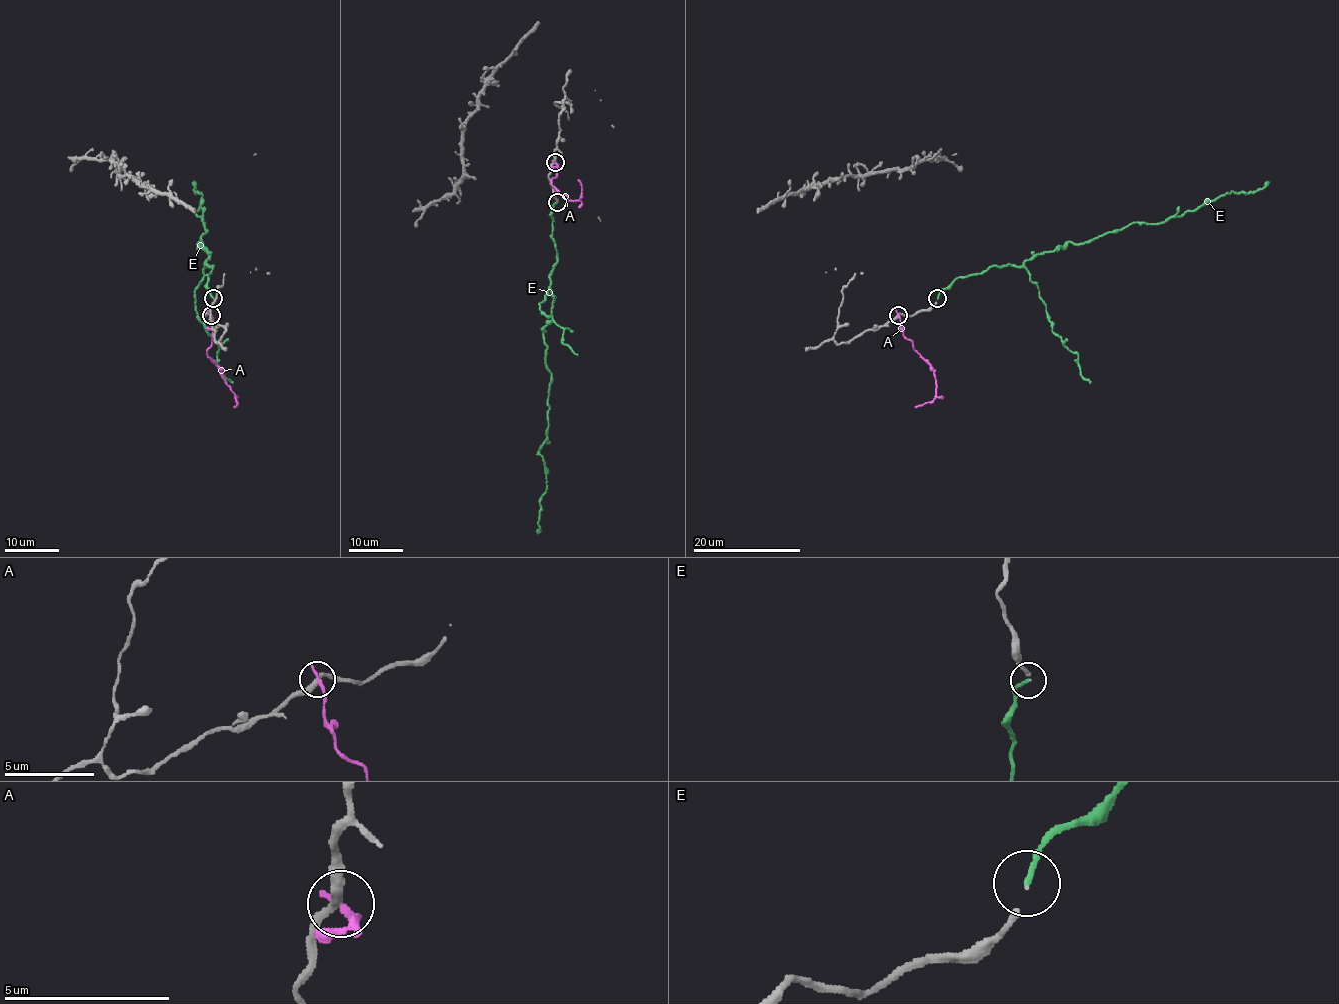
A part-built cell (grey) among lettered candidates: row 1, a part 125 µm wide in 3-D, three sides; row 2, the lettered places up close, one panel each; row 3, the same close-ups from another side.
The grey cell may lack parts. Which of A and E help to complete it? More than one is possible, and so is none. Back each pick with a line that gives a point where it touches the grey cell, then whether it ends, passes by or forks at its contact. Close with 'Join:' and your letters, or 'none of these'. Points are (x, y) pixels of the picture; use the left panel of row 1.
E: contact (213, 298); it ends
Join: E

